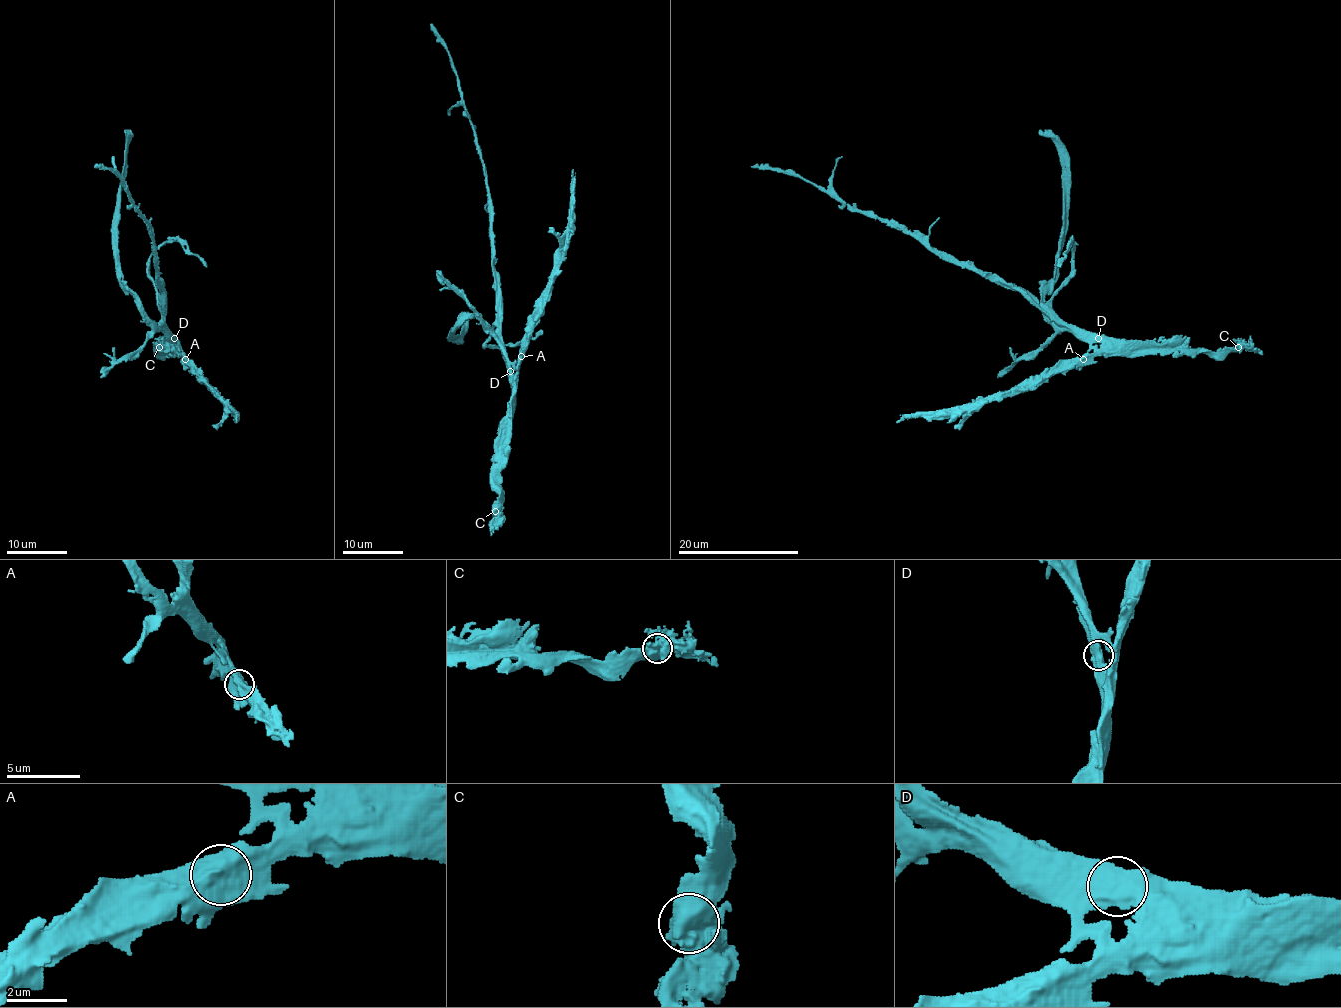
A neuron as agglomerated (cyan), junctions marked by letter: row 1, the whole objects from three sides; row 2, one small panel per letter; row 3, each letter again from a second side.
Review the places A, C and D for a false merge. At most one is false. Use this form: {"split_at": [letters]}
{"split_at": []}

